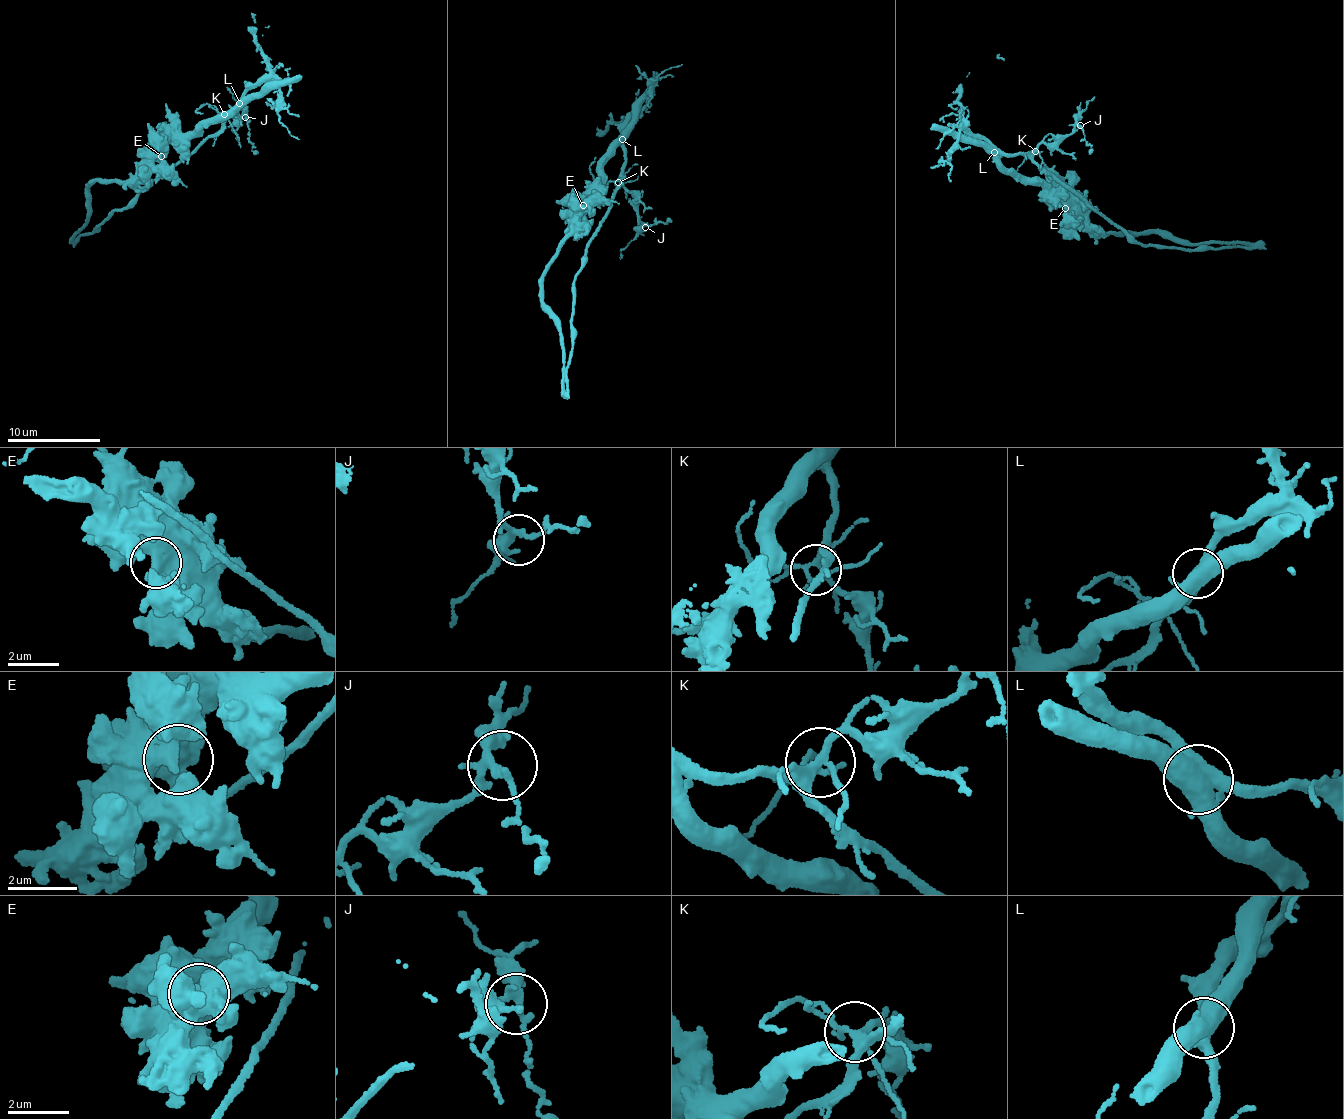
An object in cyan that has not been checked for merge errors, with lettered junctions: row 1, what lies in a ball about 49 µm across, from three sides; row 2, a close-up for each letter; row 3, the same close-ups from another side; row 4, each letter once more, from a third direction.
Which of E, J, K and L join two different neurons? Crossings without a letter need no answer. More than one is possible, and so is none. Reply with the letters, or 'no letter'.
L

